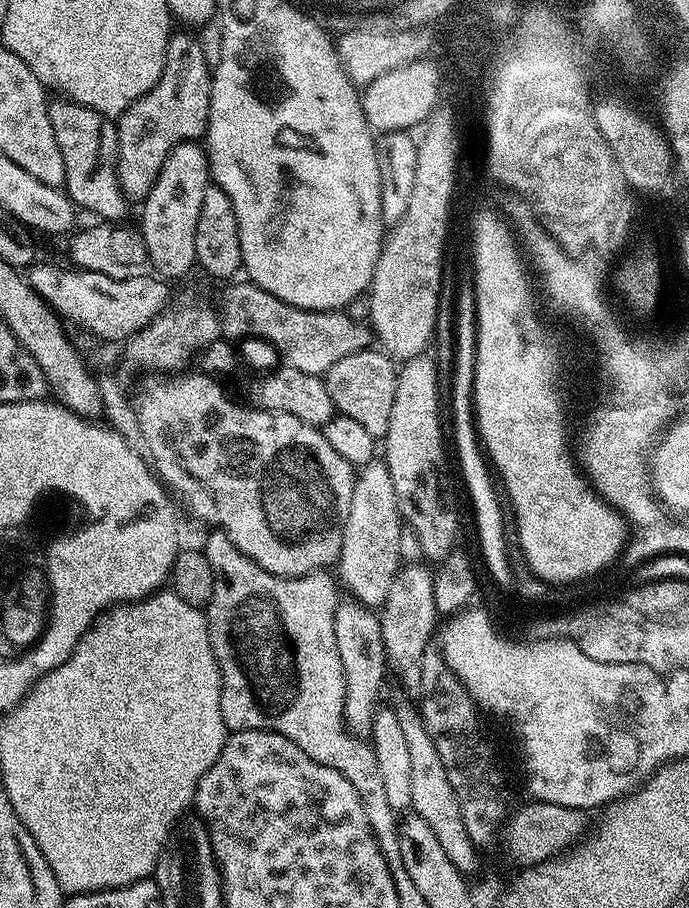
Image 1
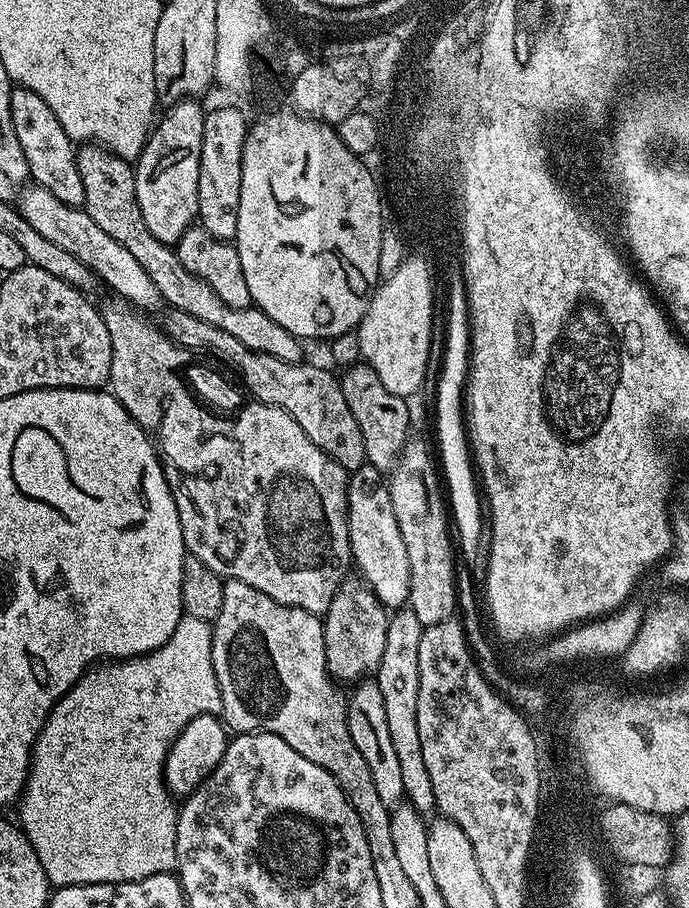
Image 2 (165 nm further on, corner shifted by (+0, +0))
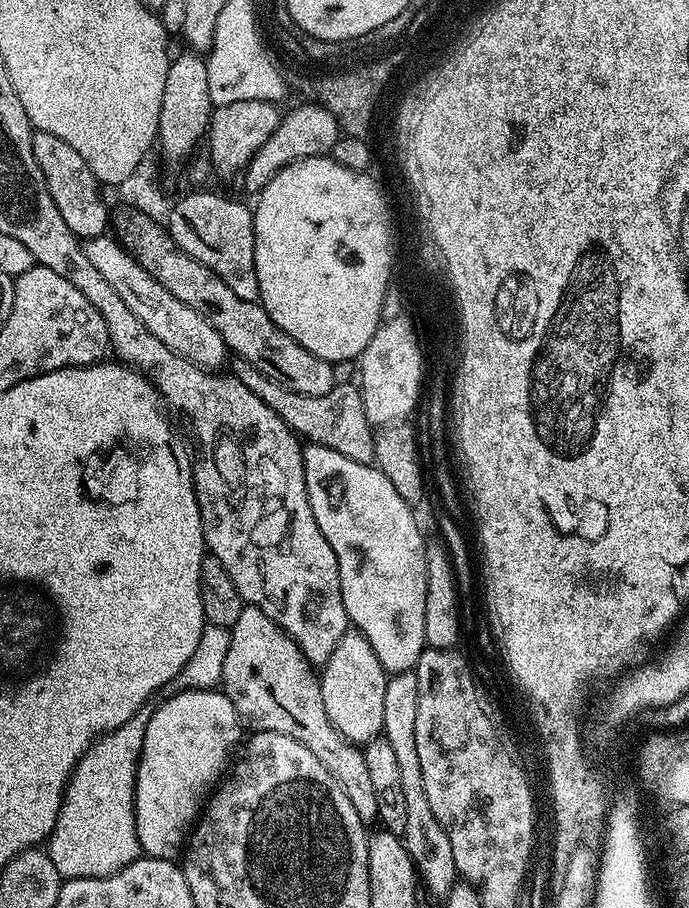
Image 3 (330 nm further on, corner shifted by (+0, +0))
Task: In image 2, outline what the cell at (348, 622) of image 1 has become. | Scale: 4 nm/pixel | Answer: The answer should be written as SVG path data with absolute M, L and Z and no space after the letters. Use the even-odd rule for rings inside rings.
M364 678L355 685L357 687L346 700L348 710L348 729L354 746L358 746L358 754L366 758L366 766L370 766L370 778L374 778L374 787L382 806L390 810L405 803L406 797L402 786L402 769L390 739L390 730L386 723L386 705L382 702L382 690L378 690L375 679Z

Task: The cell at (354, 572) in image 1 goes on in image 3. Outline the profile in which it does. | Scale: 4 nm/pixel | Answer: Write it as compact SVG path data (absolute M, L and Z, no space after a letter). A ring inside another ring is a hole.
M355 630L345 632L323 665L318 679L322 706L326 706L330 722L349 744L363 746L383 733L382 702L386 699L388 677L389 673L378 662L378 654L374 654L374 646L370 646L365 636Z

